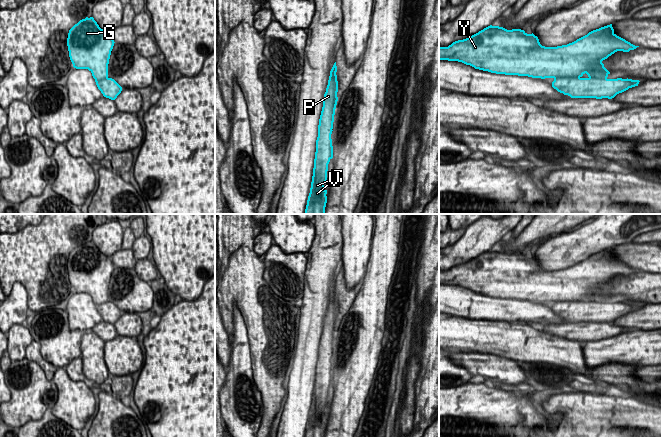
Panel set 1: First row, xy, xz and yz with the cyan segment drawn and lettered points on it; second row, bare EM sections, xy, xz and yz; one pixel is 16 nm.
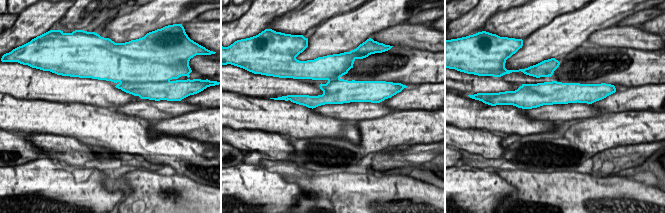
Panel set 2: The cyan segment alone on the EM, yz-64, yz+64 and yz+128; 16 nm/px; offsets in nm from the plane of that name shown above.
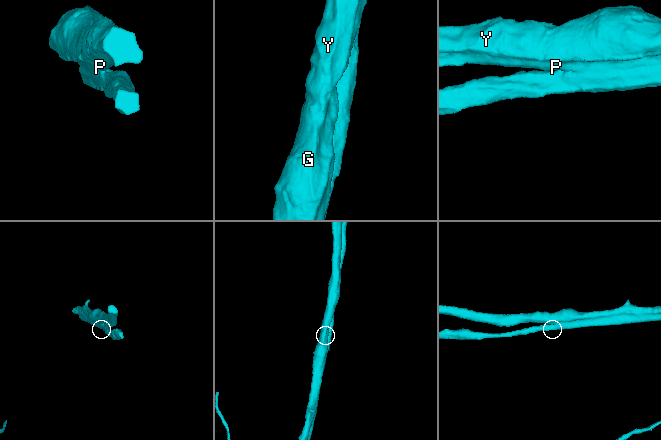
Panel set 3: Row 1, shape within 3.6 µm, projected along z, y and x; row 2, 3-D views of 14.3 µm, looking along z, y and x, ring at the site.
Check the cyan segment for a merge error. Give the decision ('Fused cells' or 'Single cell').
Fused cells

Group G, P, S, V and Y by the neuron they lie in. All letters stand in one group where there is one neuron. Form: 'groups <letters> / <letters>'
groups G P S Y / V

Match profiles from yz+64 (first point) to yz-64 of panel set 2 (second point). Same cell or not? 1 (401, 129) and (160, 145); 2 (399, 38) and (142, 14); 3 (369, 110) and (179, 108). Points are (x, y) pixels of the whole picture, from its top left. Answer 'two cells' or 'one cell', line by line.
1: two cells
2: two cells
3: one cell

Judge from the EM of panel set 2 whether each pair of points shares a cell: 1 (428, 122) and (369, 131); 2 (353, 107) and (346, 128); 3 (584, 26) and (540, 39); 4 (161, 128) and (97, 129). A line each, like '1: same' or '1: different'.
1: same
2: different
3: same
4: different

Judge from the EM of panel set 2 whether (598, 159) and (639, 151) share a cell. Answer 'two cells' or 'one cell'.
one cell

